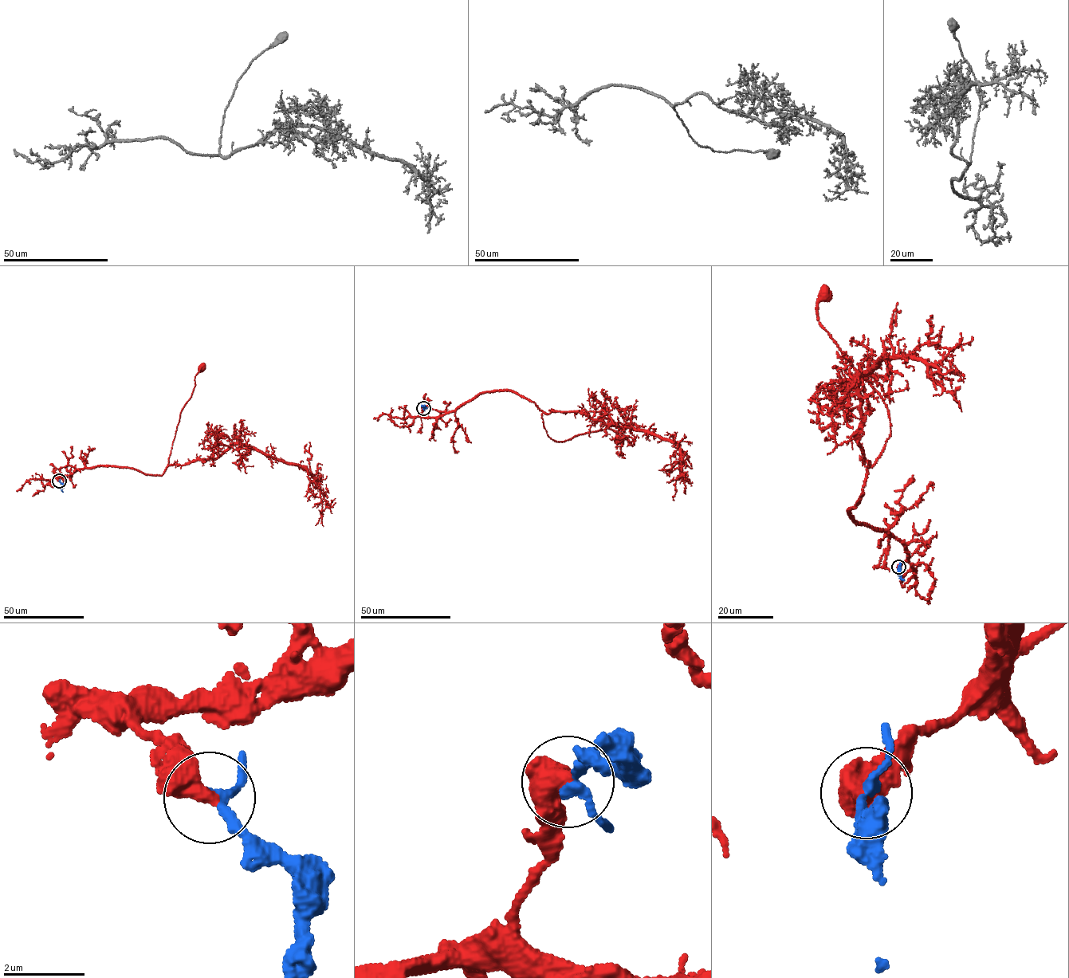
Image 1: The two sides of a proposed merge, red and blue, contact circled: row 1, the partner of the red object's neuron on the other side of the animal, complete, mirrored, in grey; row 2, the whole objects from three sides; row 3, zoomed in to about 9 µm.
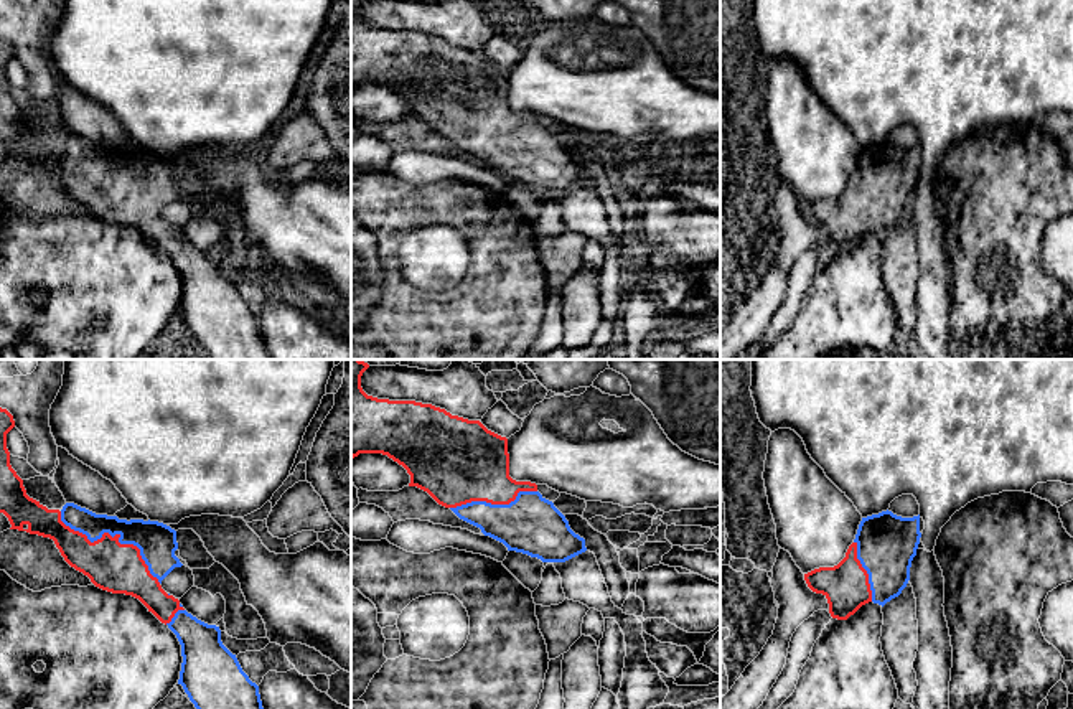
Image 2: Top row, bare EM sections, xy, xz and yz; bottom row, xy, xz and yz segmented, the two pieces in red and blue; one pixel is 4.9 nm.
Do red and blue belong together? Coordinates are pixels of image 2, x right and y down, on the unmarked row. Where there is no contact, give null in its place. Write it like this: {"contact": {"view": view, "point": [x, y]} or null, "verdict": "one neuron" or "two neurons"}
{"contact": {"view": "xy", "point": [116, 165]}, "verdict": "one neuron"}

